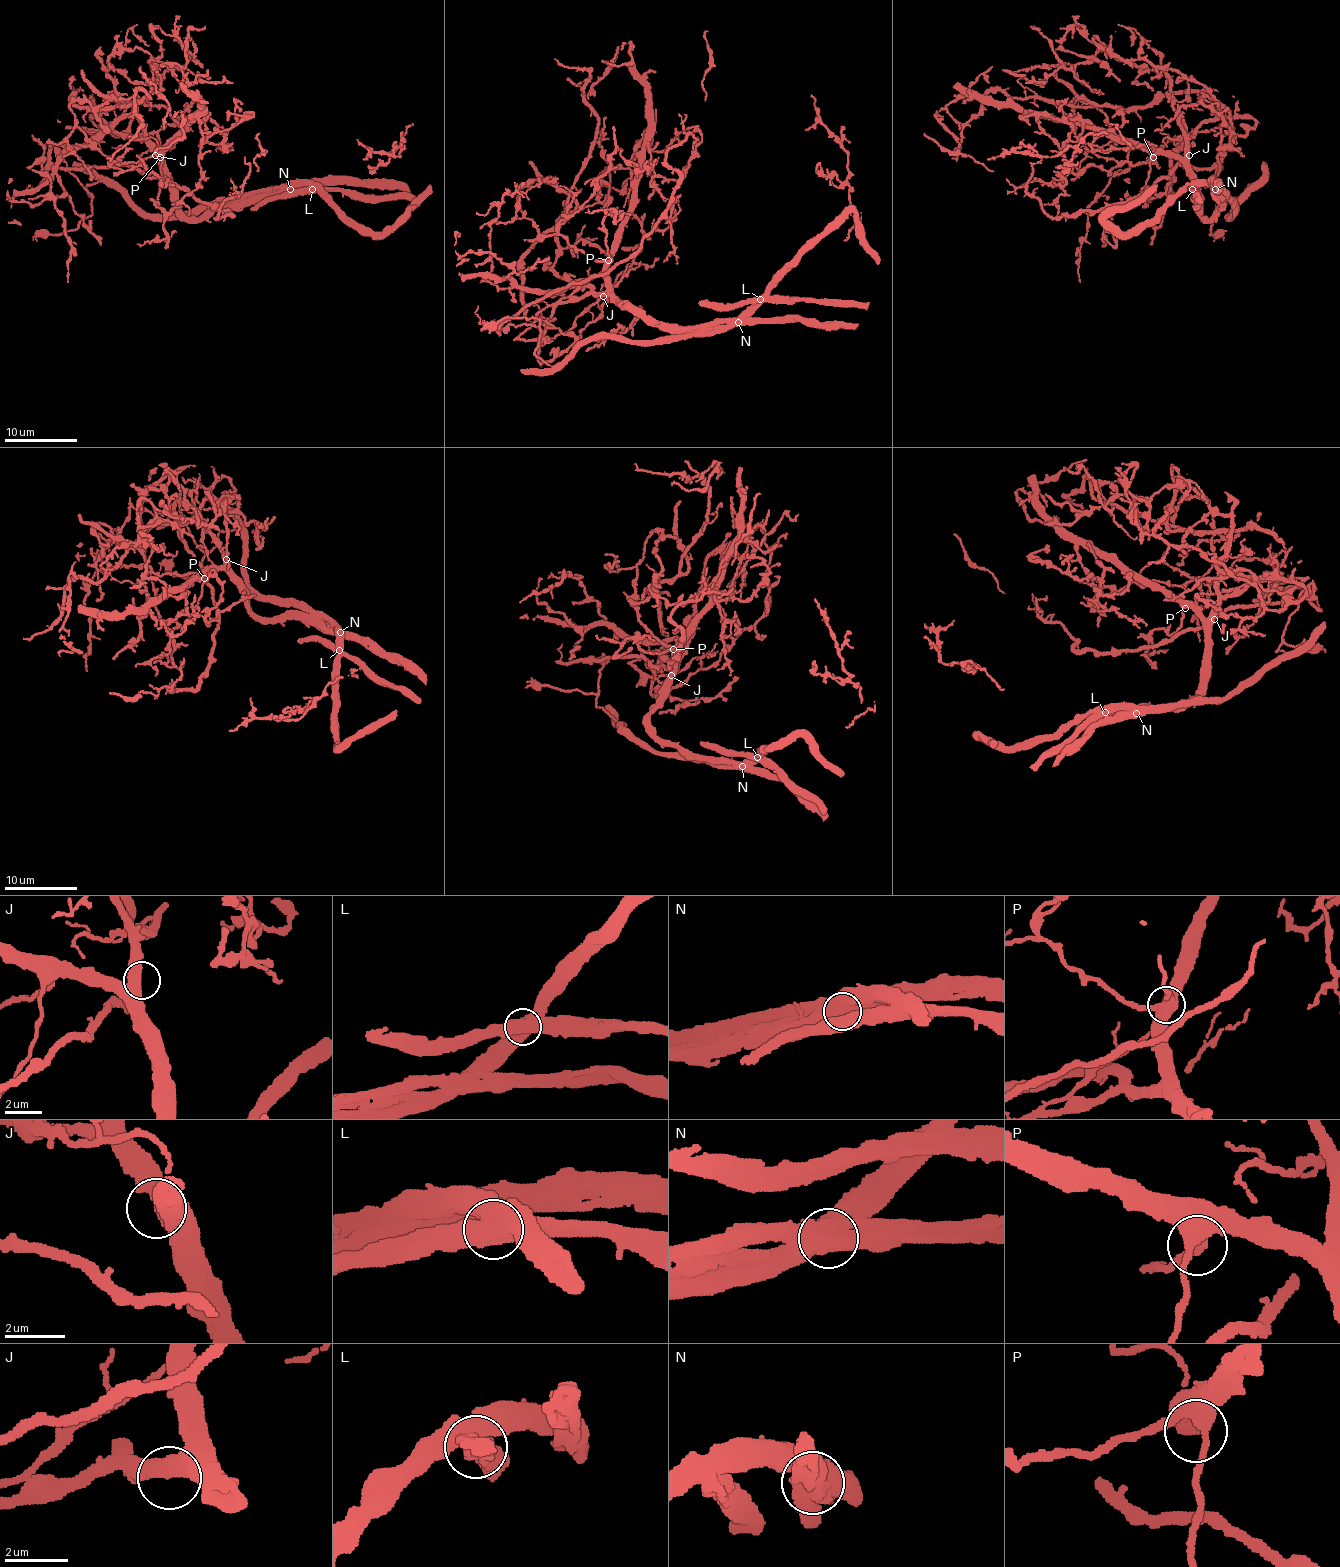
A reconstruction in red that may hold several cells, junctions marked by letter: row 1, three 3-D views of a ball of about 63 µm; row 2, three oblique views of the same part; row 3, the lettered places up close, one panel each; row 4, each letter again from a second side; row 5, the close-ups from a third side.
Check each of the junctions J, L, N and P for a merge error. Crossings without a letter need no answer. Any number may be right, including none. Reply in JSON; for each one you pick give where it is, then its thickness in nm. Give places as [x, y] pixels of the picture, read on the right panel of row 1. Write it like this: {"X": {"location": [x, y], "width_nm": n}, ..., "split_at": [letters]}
{"L": {"location": [1192, 189], "width_nm": 650}, "N": {"location": [1215, 189], "width_nm": 800}, "split_at": ["L", "N"]}

